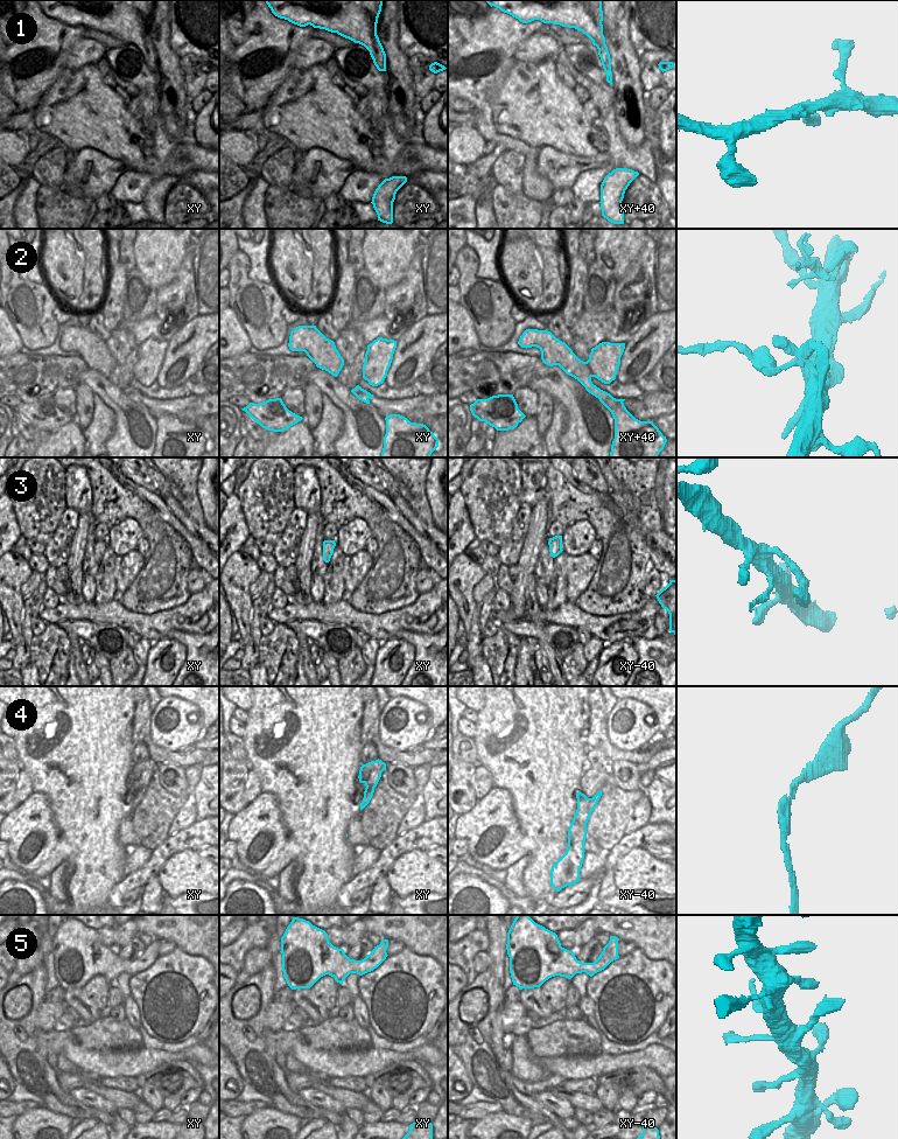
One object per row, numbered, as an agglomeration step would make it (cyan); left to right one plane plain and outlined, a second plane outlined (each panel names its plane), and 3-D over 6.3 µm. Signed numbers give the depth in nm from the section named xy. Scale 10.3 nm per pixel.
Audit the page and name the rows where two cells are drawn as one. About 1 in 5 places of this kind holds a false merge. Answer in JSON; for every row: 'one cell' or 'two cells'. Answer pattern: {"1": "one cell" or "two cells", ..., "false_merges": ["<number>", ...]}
{"1": "one cell", "2": "one cell", "3": "one cell", "4": "one cell", "5": "one cell", "false_merges": []}

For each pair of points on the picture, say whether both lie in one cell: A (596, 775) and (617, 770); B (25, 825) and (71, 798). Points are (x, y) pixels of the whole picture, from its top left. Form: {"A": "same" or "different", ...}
{"A": "different", "B": "different"}

